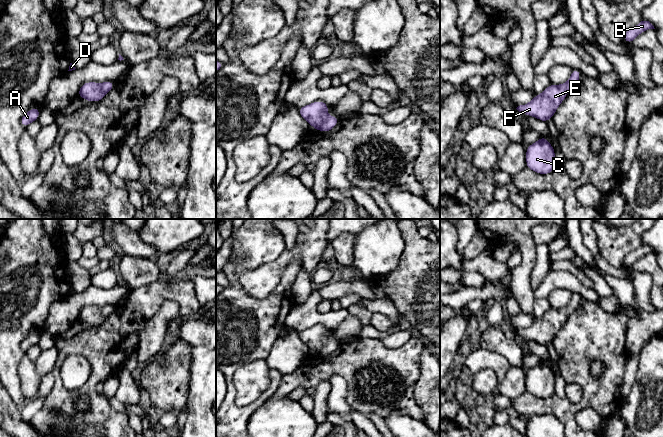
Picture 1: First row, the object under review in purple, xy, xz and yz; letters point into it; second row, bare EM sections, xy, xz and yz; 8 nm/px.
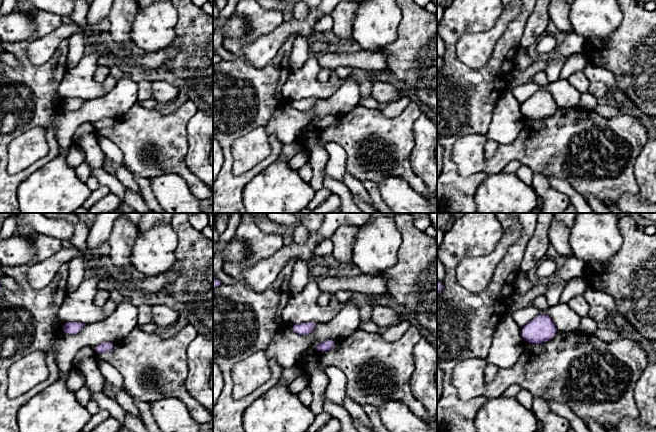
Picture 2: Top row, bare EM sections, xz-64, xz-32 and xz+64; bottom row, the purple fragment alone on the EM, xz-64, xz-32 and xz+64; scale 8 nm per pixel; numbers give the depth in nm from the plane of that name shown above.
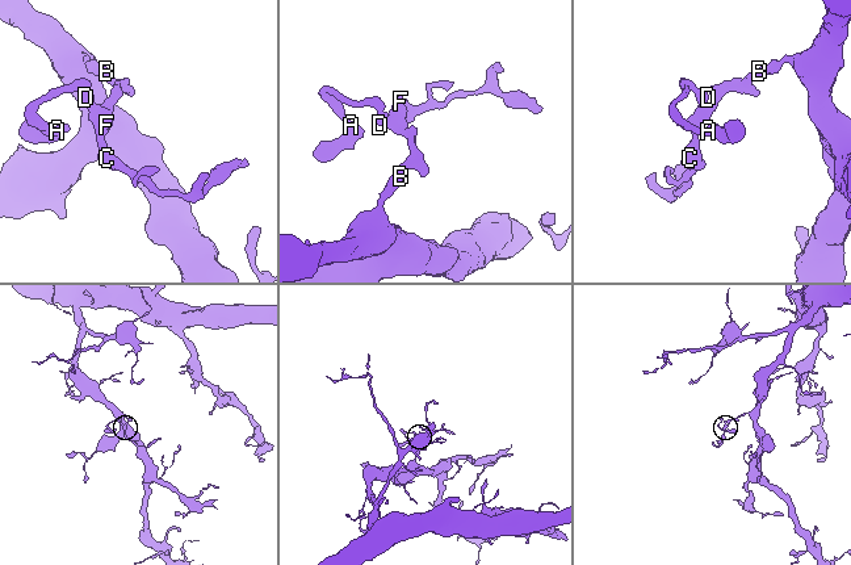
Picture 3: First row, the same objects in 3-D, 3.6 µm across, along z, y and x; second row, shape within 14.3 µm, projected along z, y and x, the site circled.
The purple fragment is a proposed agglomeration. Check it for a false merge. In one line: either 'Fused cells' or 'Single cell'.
Single cell

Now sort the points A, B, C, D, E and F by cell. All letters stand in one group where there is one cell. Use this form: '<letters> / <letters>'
A B C D E F

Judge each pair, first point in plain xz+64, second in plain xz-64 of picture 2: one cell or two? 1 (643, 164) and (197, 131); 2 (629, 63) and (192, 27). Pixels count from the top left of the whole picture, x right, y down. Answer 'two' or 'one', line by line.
1: one
2: one

